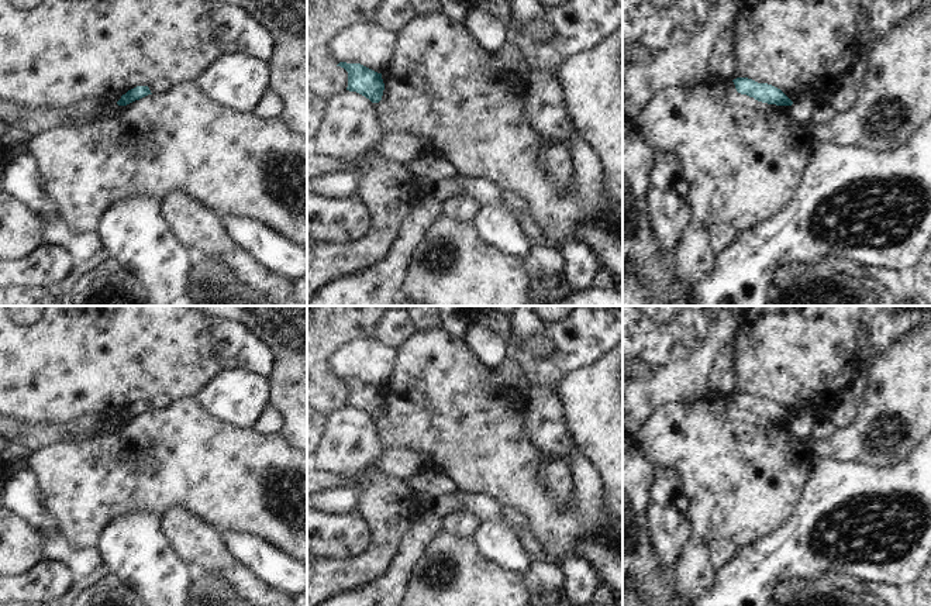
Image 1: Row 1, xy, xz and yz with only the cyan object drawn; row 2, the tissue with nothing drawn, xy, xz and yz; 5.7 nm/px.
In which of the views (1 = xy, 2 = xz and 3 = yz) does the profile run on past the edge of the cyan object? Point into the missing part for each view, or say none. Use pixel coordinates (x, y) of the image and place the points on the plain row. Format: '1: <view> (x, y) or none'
1: none
2: none
3: none

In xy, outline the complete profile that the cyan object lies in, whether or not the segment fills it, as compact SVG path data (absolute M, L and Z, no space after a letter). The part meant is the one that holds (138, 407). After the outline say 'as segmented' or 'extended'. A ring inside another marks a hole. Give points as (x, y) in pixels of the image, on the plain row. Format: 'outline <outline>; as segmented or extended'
outline M137 402L128 406L121 414L117 417L118 421L127 421L135 416L139 416L148 410L152 410L148 402Z; as segmented

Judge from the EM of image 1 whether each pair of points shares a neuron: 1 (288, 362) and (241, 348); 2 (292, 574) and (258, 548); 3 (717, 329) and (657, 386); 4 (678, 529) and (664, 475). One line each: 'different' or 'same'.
1: different
2: same
3: same
4: same

